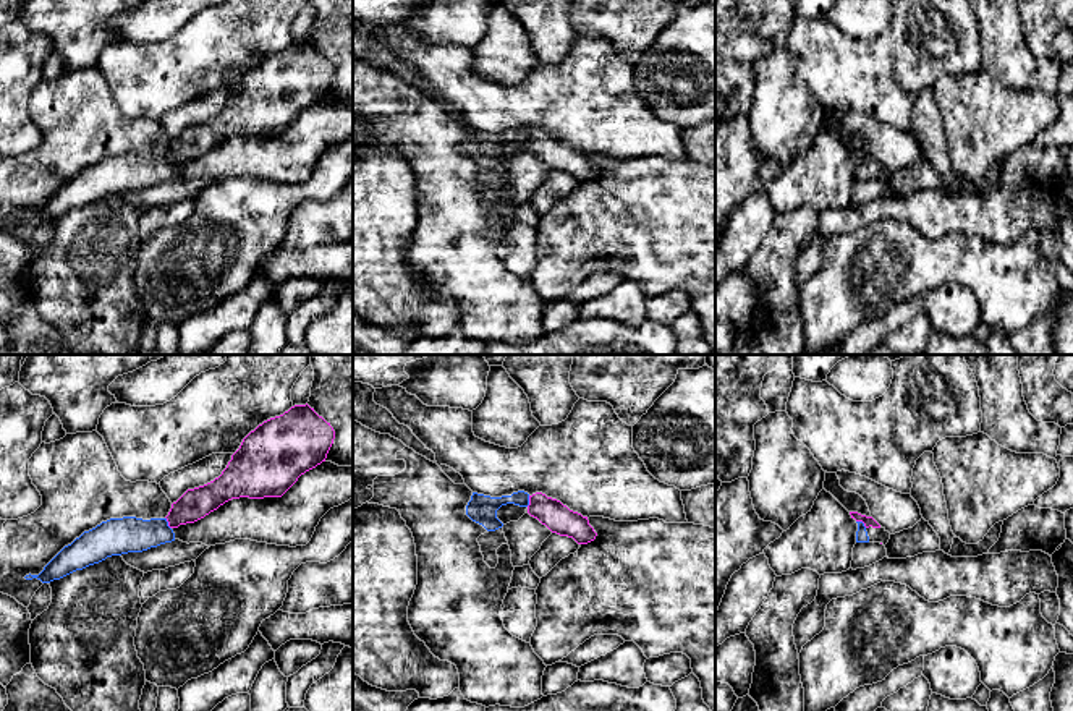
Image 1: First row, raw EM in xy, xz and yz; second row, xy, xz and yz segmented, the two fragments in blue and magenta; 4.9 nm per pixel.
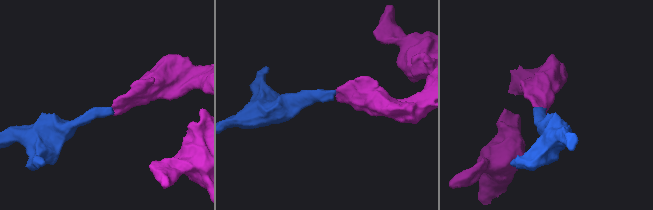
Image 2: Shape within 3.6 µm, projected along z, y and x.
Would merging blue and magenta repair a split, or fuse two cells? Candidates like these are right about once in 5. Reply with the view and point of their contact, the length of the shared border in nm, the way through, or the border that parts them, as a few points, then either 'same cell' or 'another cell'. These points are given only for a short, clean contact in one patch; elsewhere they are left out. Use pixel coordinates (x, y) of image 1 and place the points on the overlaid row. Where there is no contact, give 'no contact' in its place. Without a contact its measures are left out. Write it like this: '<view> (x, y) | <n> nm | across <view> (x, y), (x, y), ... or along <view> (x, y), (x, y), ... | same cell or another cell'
yz (861, 522) | 70 nm | across yz (861, 535), (861, 522), (868, 522) | same cell

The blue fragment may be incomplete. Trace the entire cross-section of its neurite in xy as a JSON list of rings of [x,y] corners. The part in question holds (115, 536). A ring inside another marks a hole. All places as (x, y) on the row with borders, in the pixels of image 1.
[[[295,405],[280,416],[270,418],[251,431],[231,455],[227,468],[214,481],[188,489],[165,518],[142,520],[136,517],[110,518],[95,528],[84,531],[71,544],[65,546],[39,575],[26,575],[26,580],[37,578],[42,583],[60,580],[76,570],[99,564],[112,556],[142,552],[165,543],[175,541],[173,530],[180,525],[194,523],[231,499],[282,497],[301,475],[325,462],[333,444],[335,431],[314,408]]]

